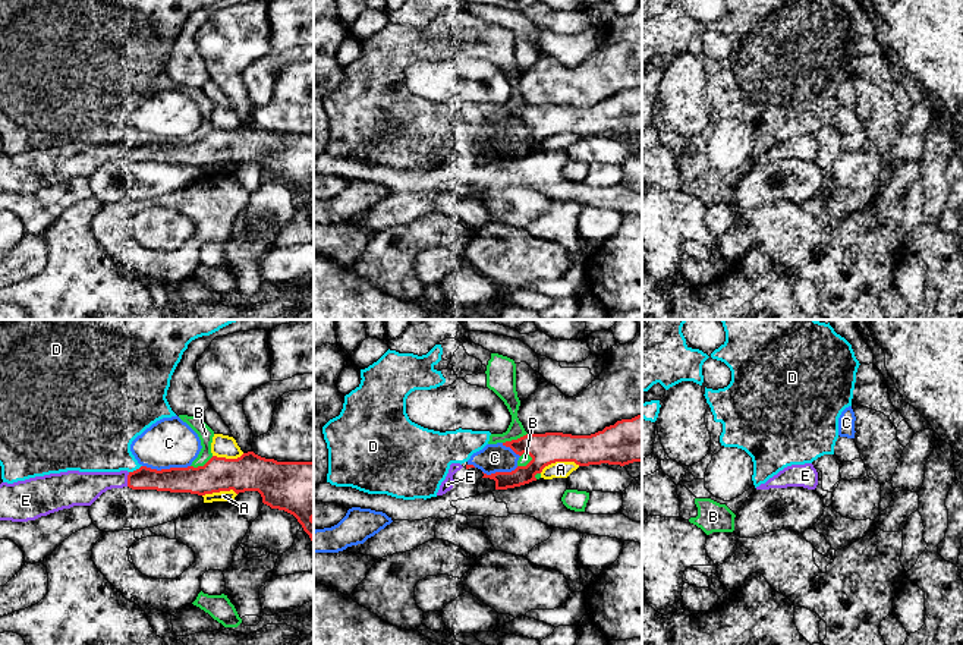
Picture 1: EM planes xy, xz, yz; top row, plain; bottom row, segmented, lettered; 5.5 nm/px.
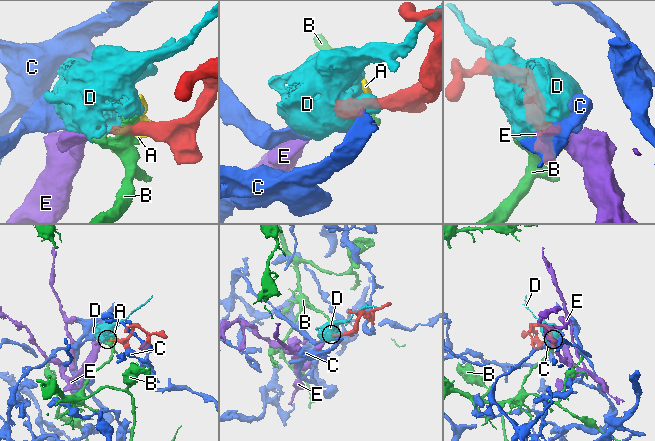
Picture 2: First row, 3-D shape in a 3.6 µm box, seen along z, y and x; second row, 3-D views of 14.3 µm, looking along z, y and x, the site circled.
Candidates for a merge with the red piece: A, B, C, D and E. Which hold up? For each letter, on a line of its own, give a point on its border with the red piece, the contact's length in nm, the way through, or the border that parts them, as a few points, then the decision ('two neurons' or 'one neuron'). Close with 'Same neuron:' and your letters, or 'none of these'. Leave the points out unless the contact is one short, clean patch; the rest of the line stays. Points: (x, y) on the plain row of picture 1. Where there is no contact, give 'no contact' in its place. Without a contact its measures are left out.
A: contact xz (559, 132); length 220 nm; border xz (579, 137), (573, 134), (551, 134), (540, 144); two neurons
B: contact xz (529, 134); length 100 nm; border xz (526, 123), (531, 131), (525, 137), (518, 138); two neurons
C: contact xy (166, 141); length 260 nm; two neurons
D: contact xy (137, 141); length 80 nm; two neurons
E: contact xy (128, 151); length 80 nm; one neuron
Same neuron: E

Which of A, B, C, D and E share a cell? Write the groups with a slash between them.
A / B D / C / E

